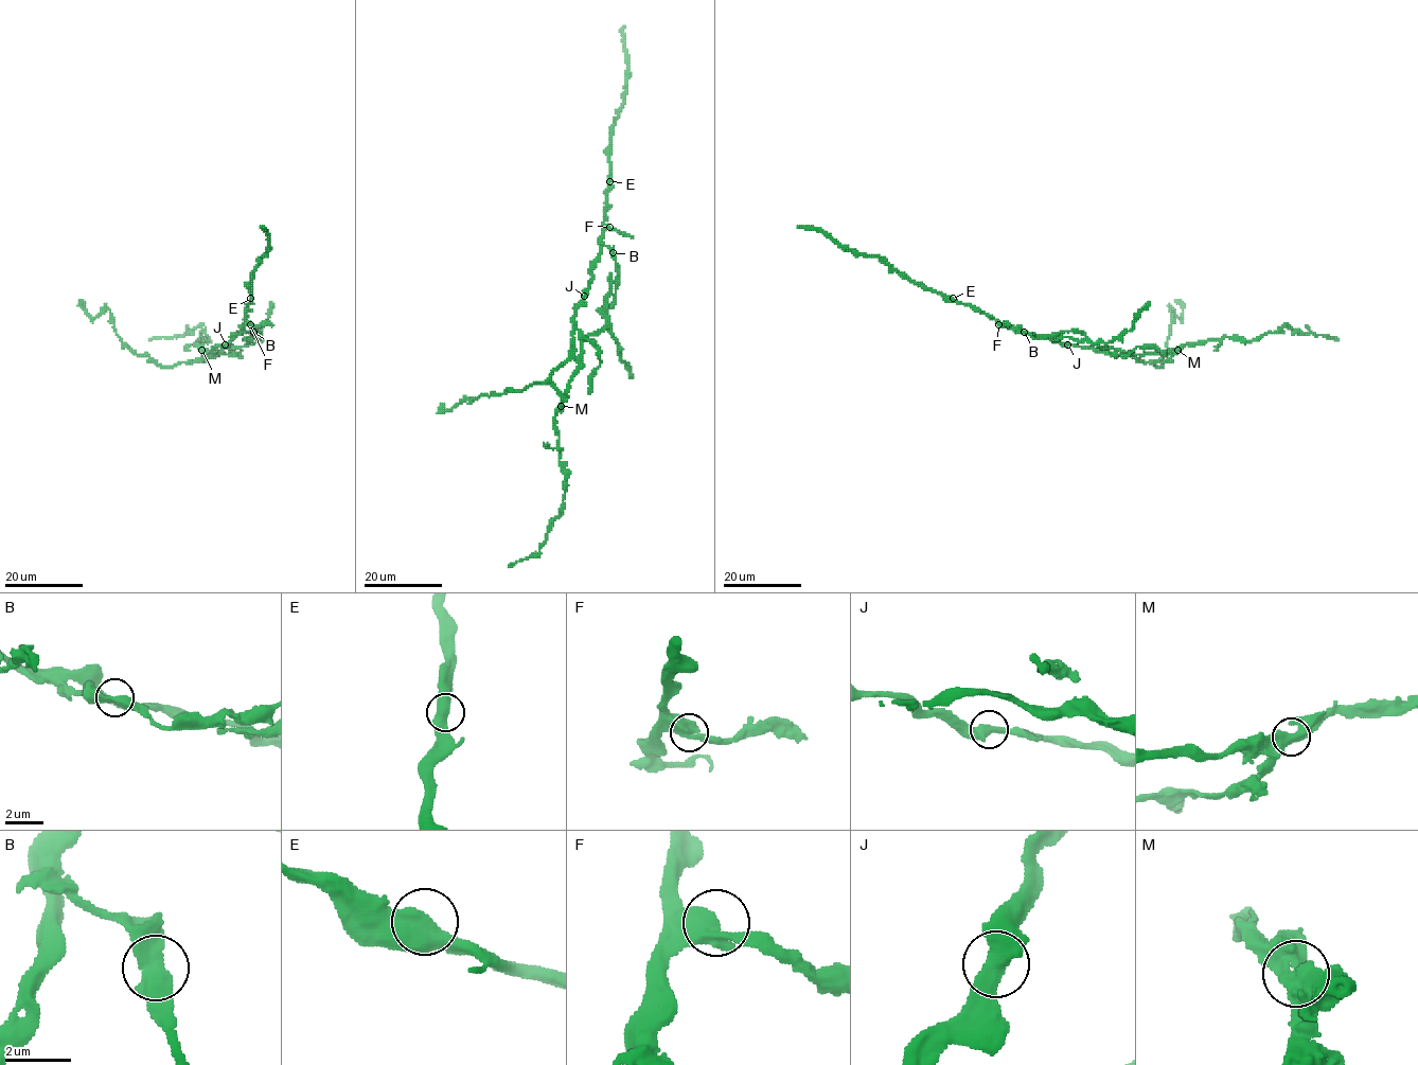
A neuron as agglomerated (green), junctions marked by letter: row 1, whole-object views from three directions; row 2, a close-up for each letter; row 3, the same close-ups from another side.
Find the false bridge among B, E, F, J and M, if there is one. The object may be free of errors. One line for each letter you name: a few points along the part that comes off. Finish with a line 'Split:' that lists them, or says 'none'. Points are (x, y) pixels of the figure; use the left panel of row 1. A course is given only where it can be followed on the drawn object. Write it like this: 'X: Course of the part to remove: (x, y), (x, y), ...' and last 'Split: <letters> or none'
M: Course of the part to remove: (202, 350), (218, 355), (230, 347), (253, 343), (268, 318), (272, 301)
Split: M

